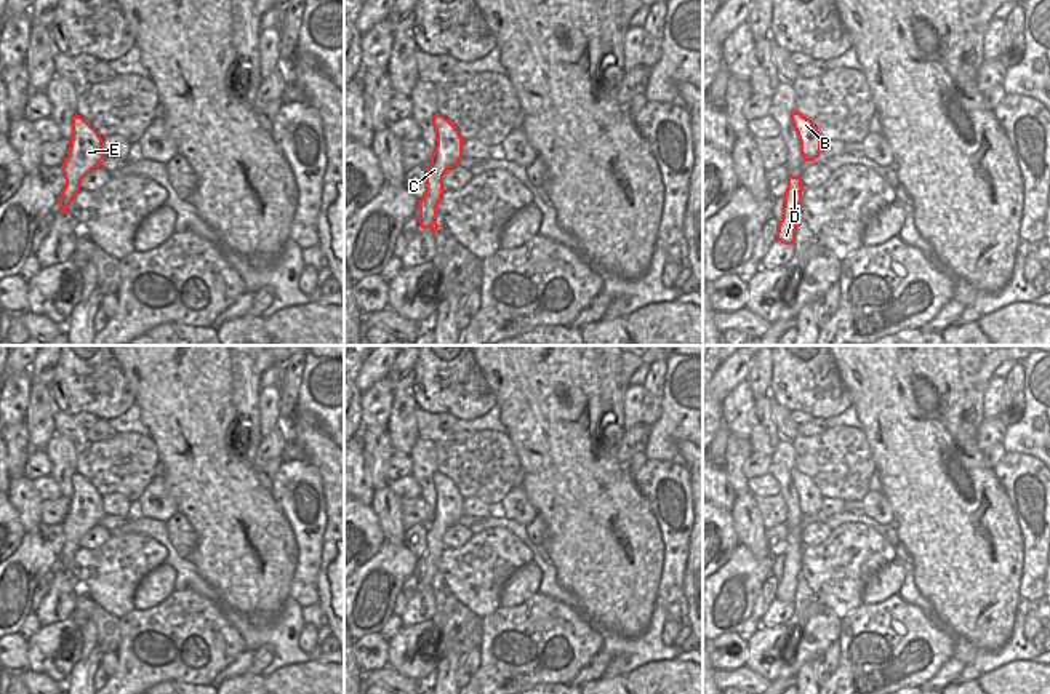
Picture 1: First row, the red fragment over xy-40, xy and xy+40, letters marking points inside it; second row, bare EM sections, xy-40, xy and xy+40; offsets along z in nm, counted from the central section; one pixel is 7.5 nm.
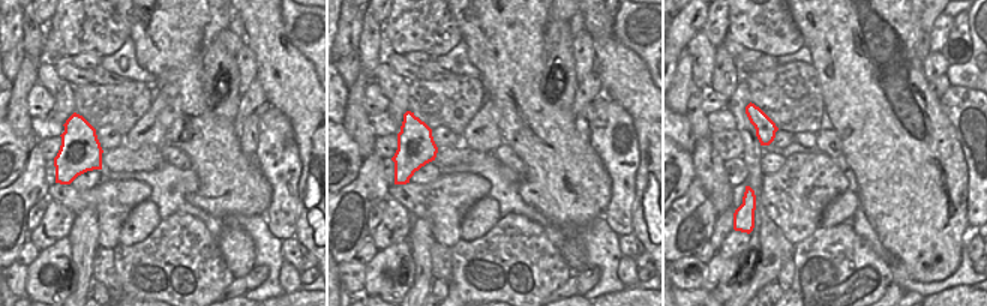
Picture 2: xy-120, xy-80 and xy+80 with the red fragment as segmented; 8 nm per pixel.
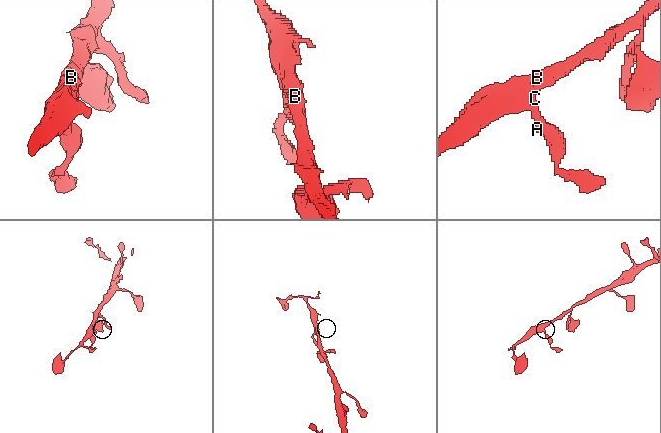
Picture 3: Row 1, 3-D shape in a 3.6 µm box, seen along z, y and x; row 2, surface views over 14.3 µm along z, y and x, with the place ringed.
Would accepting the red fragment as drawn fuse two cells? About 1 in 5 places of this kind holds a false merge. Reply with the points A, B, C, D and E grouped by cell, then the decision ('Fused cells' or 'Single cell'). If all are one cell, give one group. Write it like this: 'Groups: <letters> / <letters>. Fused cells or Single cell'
Groups: A B C D E. Single cell.

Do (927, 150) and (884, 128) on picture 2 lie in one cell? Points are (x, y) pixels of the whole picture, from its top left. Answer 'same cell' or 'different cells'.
same cell

